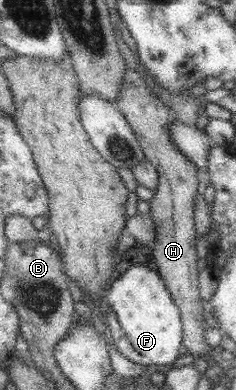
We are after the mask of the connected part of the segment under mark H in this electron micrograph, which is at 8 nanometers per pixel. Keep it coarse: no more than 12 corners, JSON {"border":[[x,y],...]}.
{"border":[[128,69],[112,104],[157,171],[148,215],[182,345],[203,358],[192,213],[197,167],[168,108]]}

